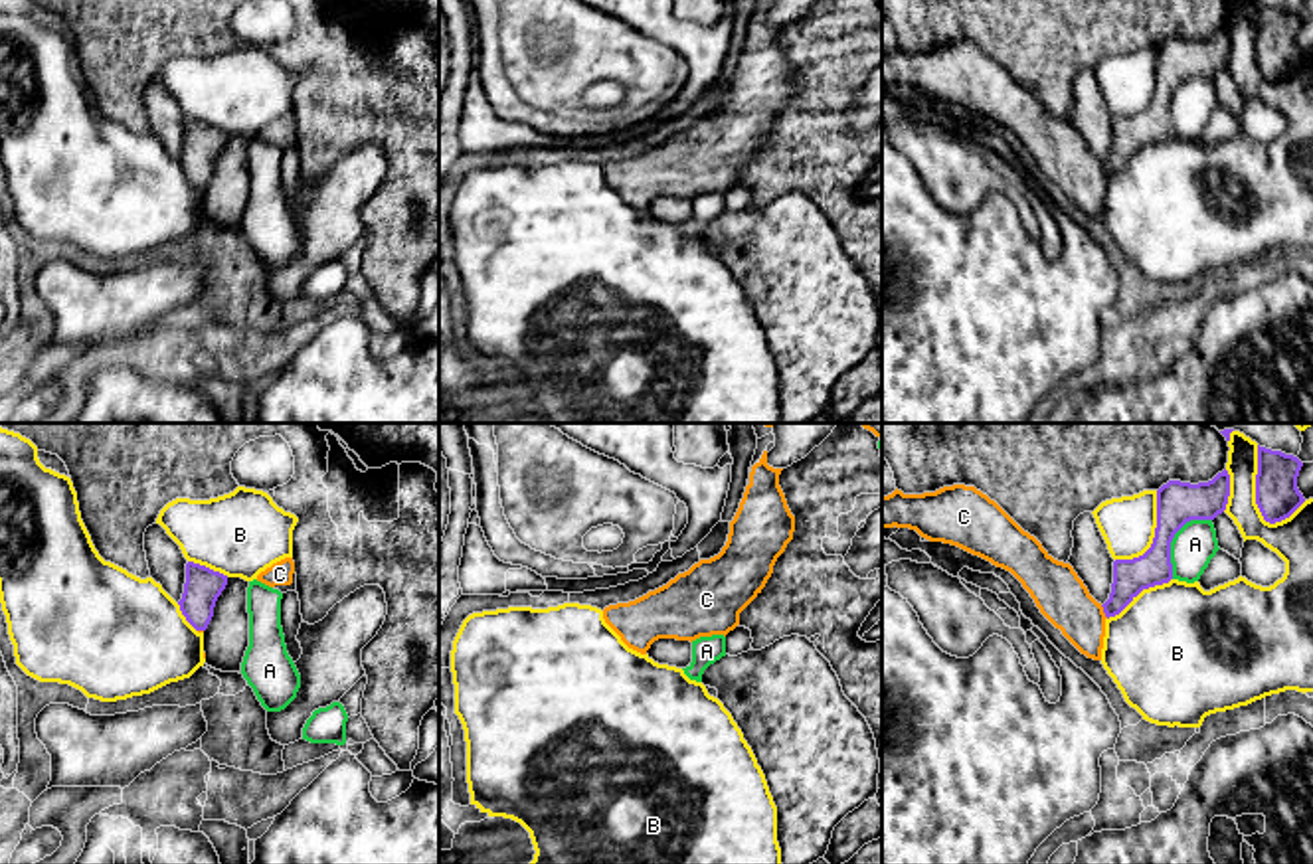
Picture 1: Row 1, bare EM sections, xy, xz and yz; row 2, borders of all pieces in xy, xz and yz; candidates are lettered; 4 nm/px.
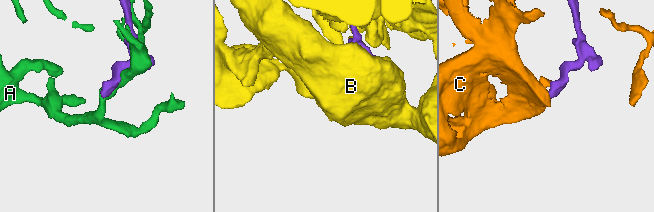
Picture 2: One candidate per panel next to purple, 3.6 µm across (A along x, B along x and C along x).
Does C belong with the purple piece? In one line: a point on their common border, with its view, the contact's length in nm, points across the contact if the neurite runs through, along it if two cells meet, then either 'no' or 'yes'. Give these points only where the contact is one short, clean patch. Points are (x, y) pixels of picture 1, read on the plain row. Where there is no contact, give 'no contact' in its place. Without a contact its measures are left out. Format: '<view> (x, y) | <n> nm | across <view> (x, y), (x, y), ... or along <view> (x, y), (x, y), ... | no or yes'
yz (1104, 169) | 70 nm | across yz (1130, 133), (1122, 151), (1104, 169), (1076, 169), (1060, 153) | yes

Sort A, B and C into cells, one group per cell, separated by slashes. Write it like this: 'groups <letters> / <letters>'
groups A / B / C

